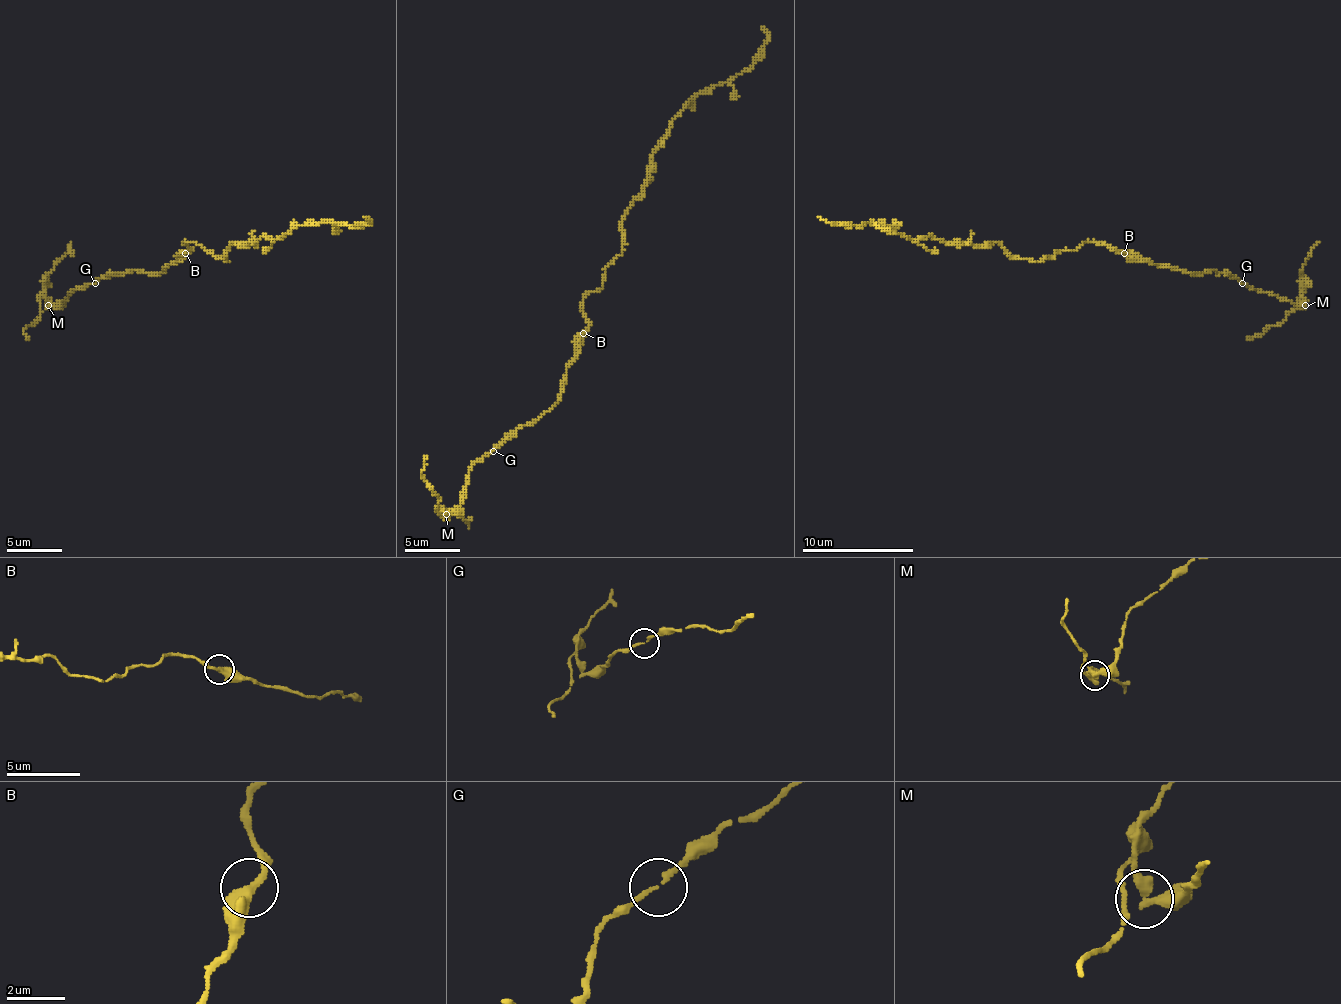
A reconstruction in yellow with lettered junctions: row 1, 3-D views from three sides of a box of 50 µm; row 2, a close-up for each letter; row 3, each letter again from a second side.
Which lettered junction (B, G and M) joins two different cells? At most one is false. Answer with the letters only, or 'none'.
M

